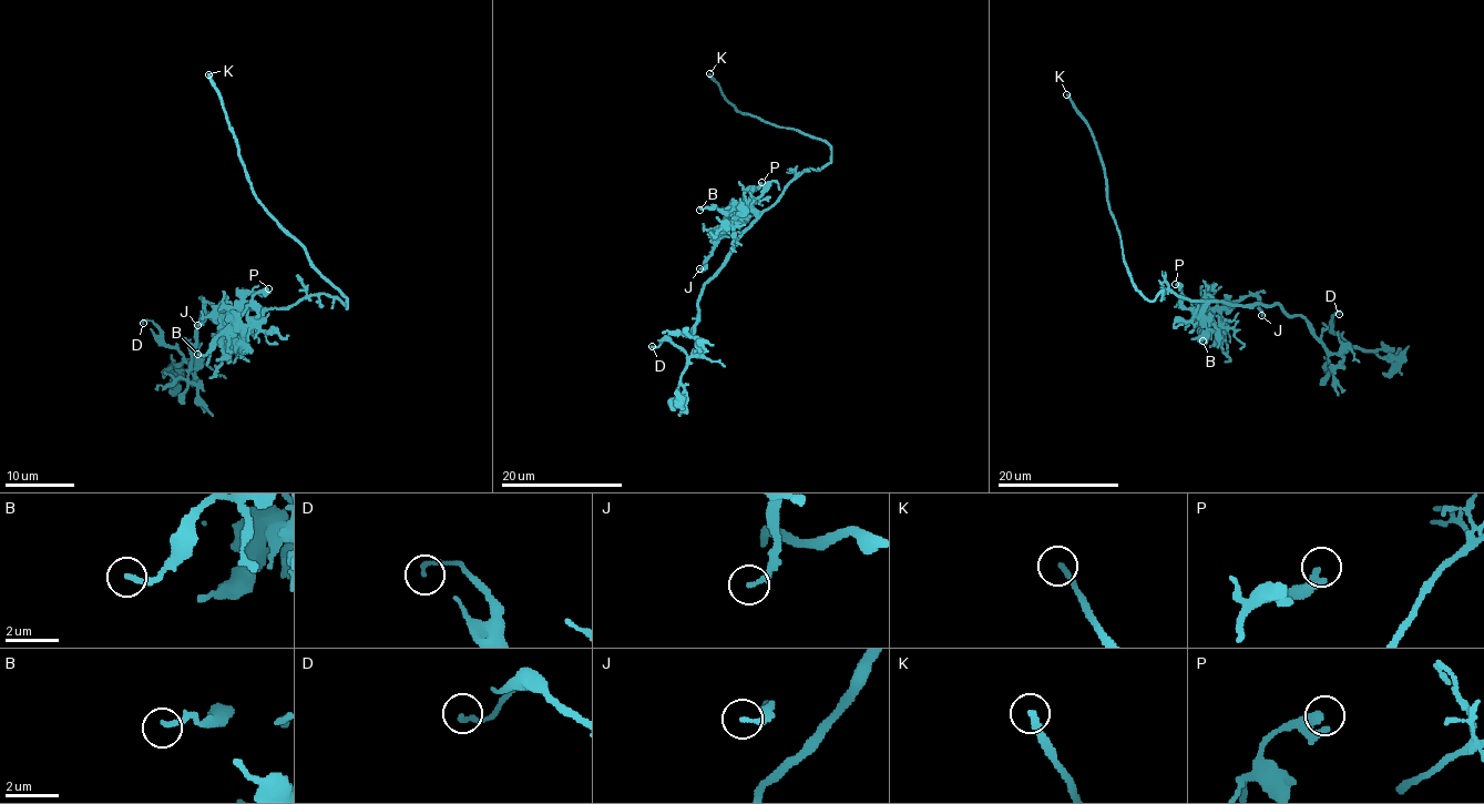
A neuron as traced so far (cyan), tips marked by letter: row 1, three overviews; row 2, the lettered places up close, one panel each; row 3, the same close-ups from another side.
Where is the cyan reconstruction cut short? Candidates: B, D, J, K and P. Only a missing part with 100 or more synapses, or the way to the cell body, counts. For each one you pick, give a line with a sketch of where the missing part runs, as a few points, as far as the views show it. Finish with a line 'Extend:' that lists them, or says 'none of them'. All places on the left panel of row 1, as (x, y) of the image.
K: Course of what is missing: (208, 74), (204, 41), (222, 22), (225, 9)
Extend: K

